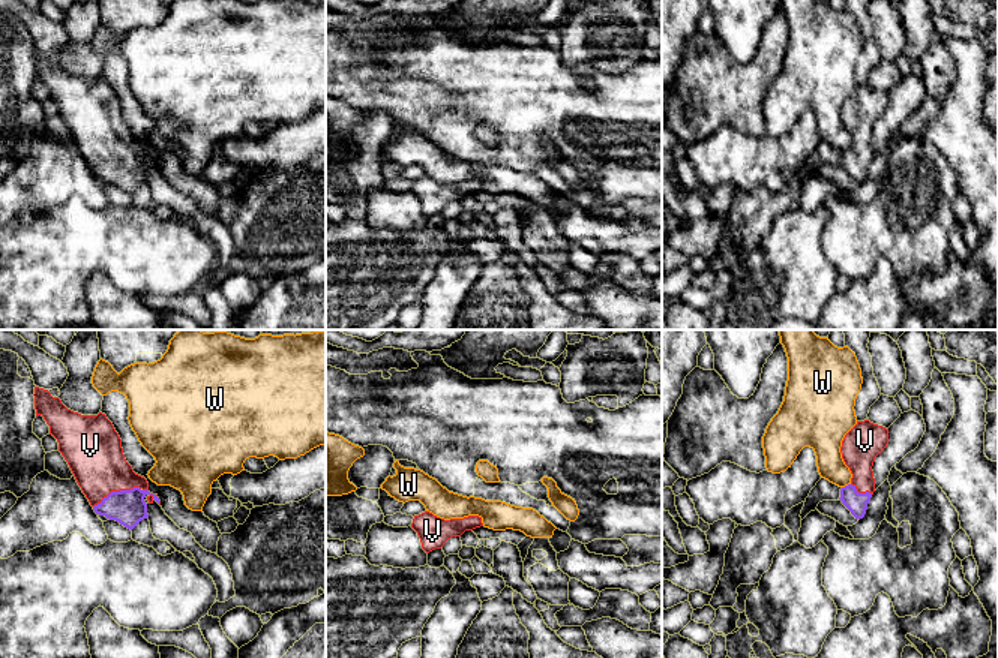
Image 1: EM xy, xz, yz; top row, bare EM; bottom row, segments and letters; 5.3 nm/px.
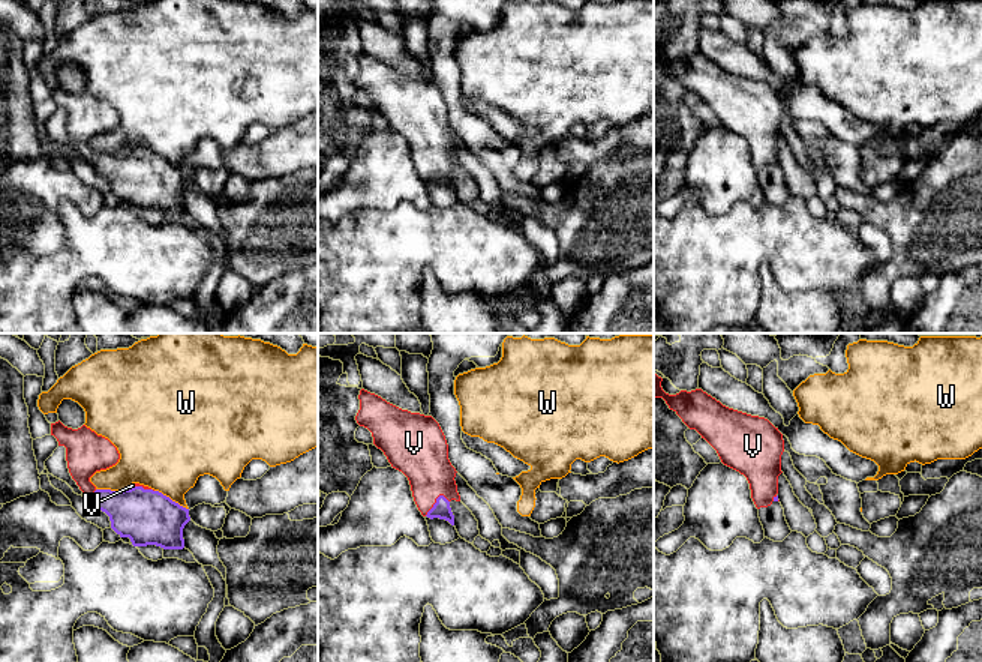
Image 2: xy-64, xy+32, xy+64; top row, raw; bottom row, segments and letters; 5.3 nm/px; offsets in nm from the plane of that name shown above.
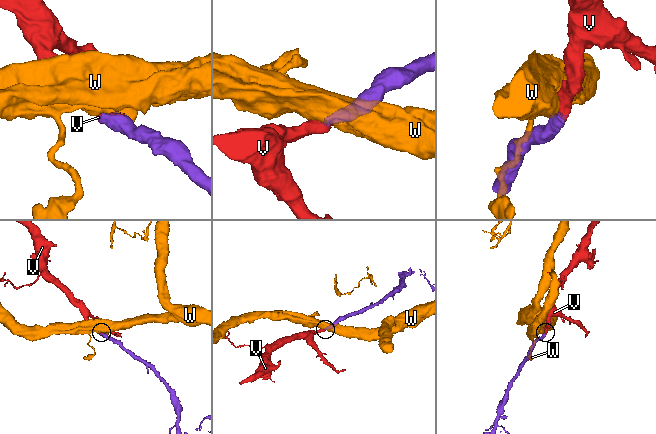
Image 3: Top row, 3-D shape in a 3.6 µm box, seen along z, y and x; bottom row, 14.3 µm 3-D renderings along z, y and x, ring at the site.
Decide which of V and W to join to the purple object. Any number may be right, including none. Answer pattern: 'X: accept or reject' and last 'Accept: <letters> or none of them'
V: accept
W: reject
Accept: V

